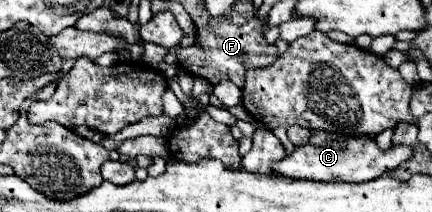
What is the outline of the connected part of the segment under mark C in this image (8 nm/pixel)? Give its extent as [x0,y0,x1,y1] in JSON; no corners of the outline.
[276,131,412,183]

